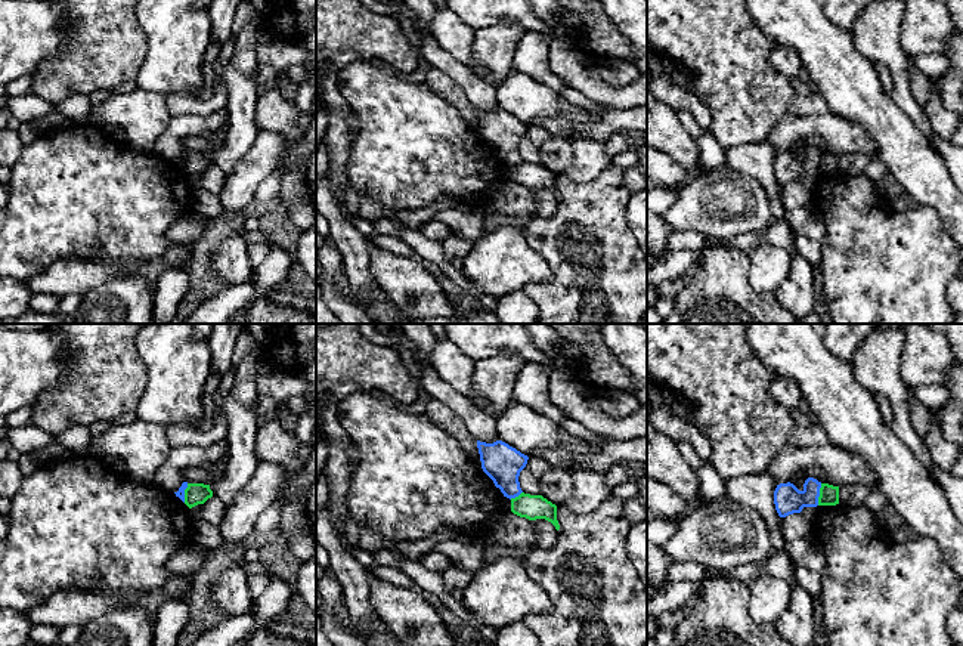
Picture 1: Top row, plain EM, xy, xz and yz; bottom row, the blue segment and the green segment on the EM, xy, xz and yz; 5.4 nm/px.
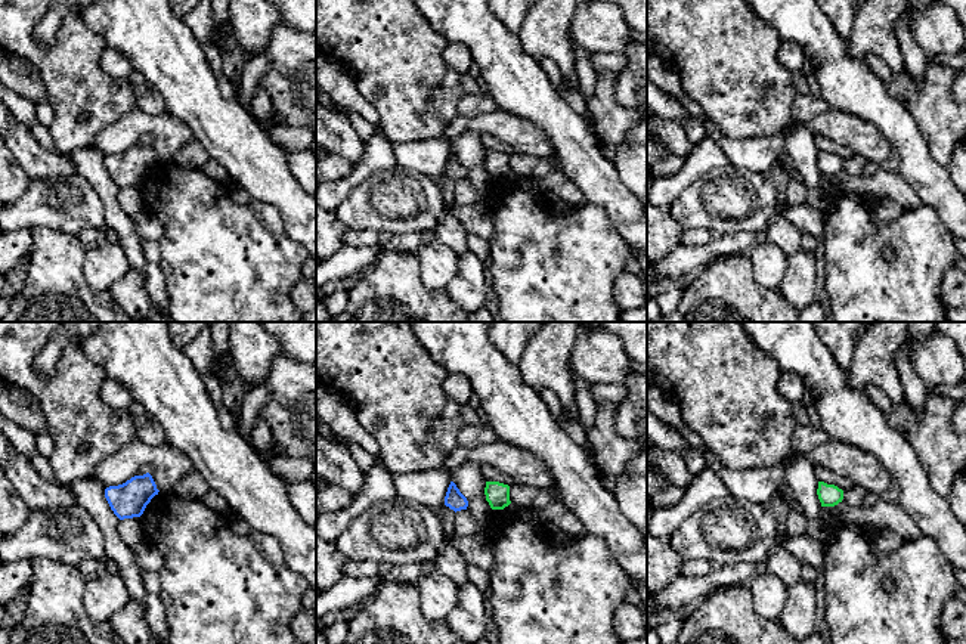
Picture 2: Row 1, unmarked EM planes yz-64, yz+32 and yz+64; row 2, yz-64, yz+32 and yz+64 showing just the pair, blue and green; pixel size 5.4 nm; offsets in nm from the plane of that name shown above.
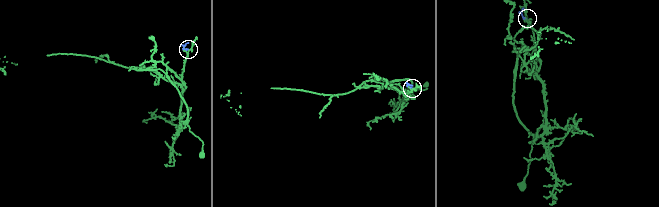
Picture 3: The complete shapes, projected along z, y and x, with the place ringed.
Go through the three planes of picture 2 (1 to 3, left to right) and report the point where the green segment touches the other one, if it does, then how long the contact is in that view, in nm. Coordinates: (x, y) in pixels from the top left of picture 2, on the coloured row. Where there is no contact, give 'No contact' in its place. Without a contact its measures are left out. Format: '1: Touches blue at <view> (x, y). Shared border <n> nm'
1: No contact
2: No contact
3: No contact

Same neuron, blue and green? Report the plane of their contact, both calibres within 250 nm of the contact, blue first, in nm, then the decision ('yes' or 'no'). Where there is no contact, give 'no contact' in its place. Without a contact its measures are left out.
yz | 160/110 nm | no

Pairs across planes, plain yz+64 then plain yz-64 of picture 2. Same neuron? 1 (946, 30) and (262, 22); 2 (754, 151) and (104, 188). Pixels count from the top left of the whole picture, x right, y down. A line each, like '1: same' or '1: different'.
1: same
2: same

